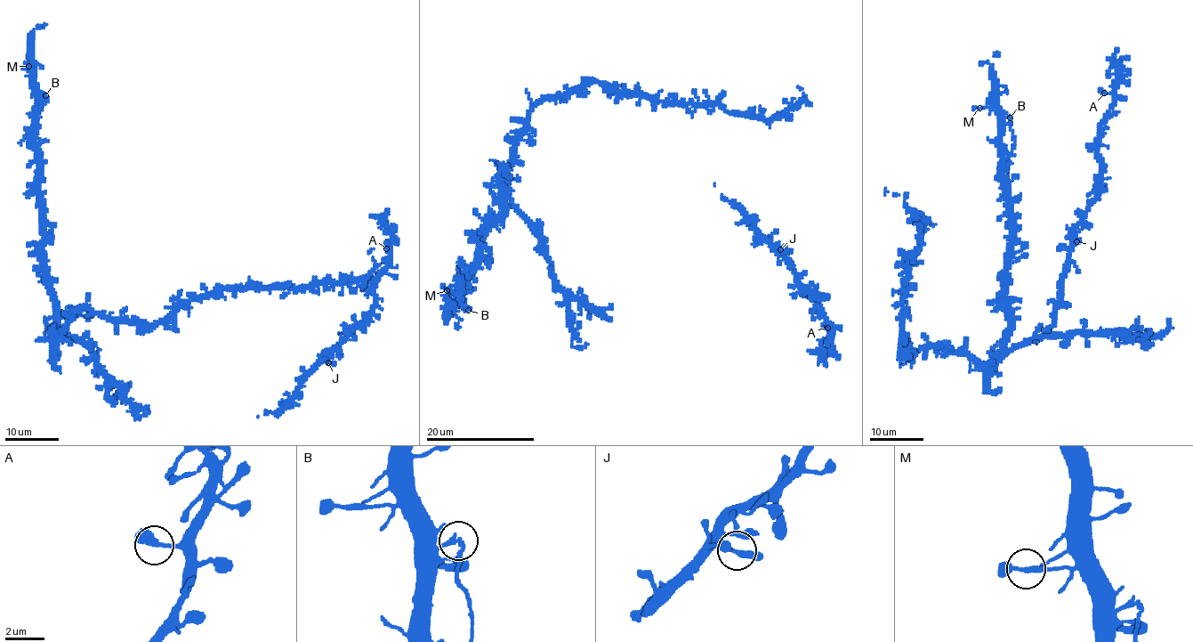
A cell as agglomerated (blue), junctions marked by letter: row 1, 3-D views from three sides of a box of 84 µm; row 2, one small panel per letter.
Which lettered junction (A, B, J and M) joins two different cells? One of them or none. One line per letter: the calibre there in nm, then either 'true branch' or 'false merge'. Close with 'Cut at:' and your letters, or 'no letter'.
A: 340 nm thick; true branch
B: 240 nm thick; false merge
J: 240 nm thick; true branch
M: 240 nm thick; true branch
Cut at: B

